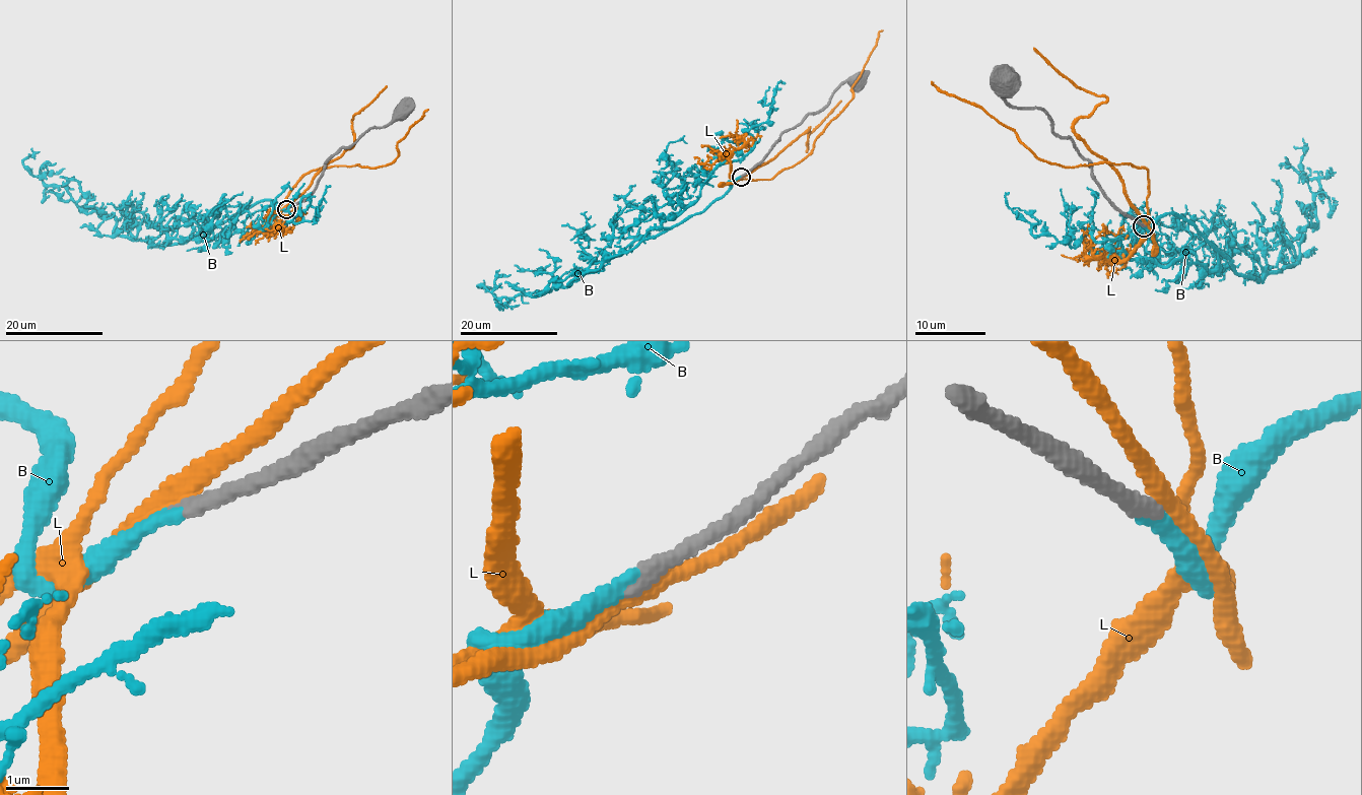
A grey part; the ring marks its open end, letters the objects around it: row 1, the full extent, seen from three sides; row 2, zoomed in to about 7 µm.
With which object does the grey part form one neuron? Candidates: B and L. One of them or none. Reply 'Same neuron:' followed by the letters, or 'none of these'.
Same neuron: B

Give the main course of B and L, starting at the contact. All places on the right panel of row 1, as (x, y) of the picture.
B: (1144, 225), (1149, 233), (1176, 213), (1252, 279), (1291, 266), (1316, 222), (1319, 183), (1302, 169), (1307, 144)
L: (1144, 223), (1148, 225), (1149, 216), (1146, 169), (1108, 161), (1075, 167), (1048, 163), (1013, 130), (931, 81)

